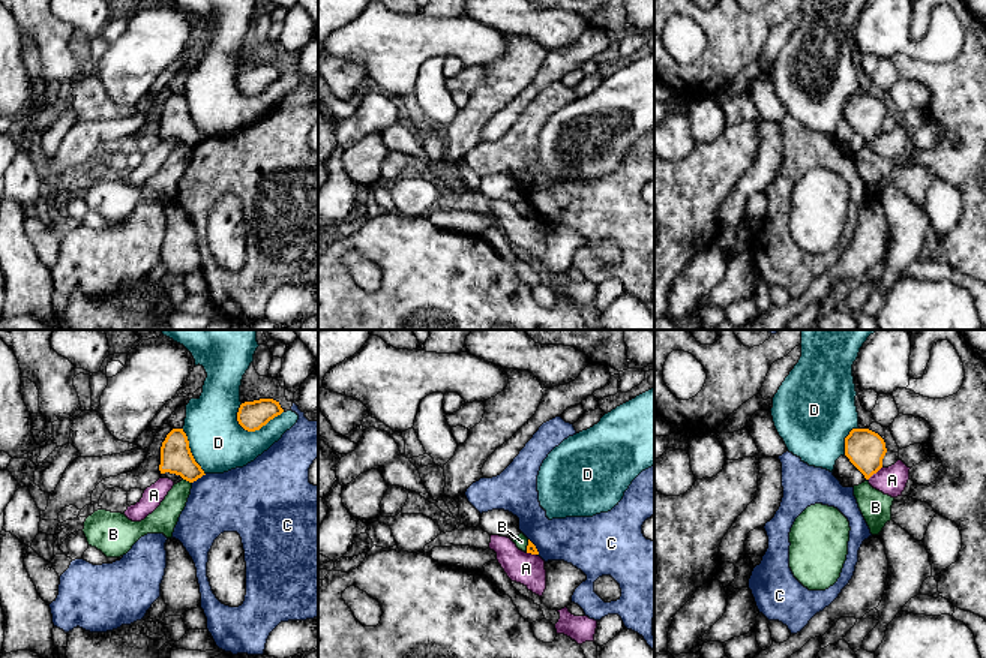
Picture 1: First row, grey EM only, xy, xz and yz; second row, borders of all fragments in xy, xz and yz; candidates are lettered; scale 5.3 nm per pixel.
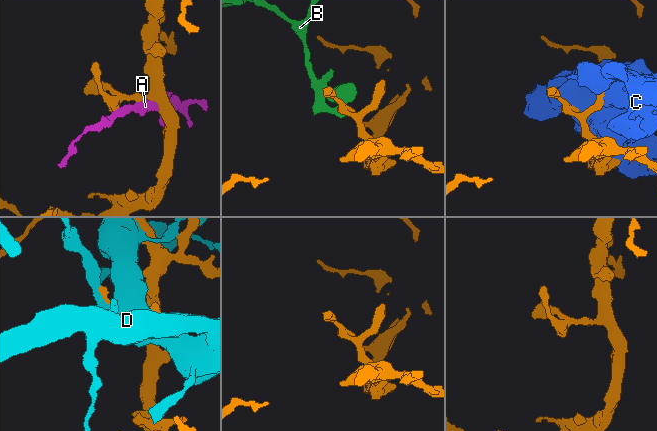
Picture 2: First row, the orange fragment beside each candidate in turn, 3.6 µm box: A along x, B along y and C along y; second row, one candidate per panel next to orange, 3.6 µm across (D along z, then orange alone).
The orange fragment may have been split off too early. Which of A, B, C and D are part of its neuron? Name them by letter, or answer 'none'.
none

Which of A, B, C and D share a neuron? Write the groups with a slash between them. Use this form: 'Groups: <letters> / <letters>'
Groups: A / B / C / D

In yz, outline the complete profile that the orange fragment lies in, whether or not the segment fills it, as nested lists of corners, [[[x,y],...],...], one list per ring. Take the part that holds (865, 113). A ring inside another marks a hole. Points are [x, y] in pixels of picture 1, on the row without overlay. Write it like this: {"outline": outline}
{"outline": [[[852,93],[845,102],[845,120],[869,144],[882,132],[884,103],[869,93]]]}

